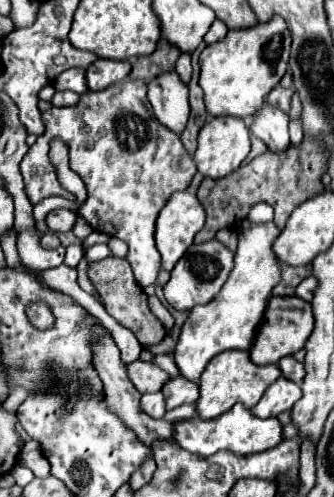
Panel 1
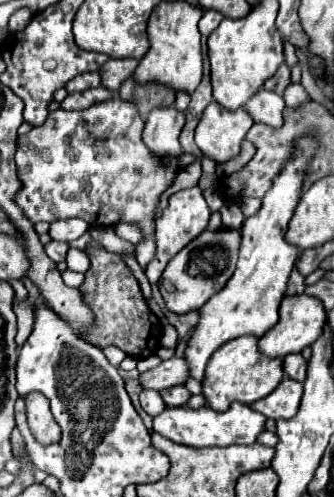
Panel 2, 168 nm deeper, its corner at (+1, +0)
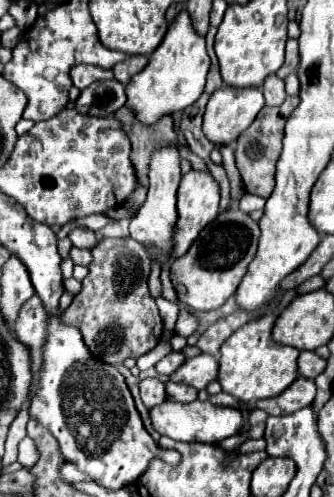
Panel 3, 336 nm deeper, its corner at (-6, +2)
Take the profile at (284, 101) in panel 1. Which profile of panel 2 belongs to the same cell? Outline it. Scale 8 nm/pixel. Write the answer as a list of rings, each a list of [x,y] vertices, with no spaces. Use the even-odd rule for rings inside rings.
[[[283,62],[283,64],[277,68],[277,74],[273,74],[273,76],[263,84],[263,88],[273,90],[273,92],[277,92],[277,94],[283,94],[285,88],[289,86],[289,82],[291,82],[291,78],[289,78],[289,66]]]

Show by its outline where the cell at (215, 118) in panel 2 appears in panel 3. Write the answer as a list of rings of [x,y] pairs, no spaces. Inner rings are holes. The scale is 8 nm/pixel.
[[[224,86],[220,90],[214,92],[214,96],[210,98],[206,112],[204,112],[204,124],[202,124],[202,132],[204,136],[214,144],[214,146],[234,146],[238,136],[254,122],[254,118],[258,116],[258,112],[264,108],[264,96],[260,92],[260,88],[232,88],[232,86]]]

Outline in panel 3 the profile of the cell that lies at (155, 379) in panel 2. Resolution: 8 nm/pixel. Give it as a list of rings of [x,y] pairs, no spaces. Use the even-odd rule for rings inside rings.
[[[198,354],[194,358],[188,358],[172,376],[172,382],[182,382],[188,386],[194,386],[198,390],[206,388],[210,380],[216,380],[218,362],[210,354]]]

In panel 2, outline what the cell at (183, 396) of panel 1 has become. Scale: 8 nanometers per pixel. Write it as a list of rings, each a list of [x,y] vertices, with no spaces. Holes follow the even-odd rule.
[[[173,386],[173,388],[161,390],[159,394],[161,394],[161,398],[163,398],[163,402],[167,406],[185,406],[189,402],[189,398],[191,398],[191,394],[189,394],[189,390],[185,386]]]

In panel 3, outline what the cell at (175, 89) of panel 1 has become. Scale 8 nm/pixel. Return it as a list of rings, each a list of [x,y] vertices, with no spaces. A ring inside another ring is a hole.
[[[168,144],[168,148],[156,148],[152,152],[152,164],[150,164],[150,186],[148,186],[148,198],[142,204],[138,216],[130,222],[130,236],[146,246],[158,248],[160,262],[168,260],[170,248],[172,248],[172,236],[174,236],[174,224],[176,224],[176,190],[182,178],[180,172],[180,152]]]

